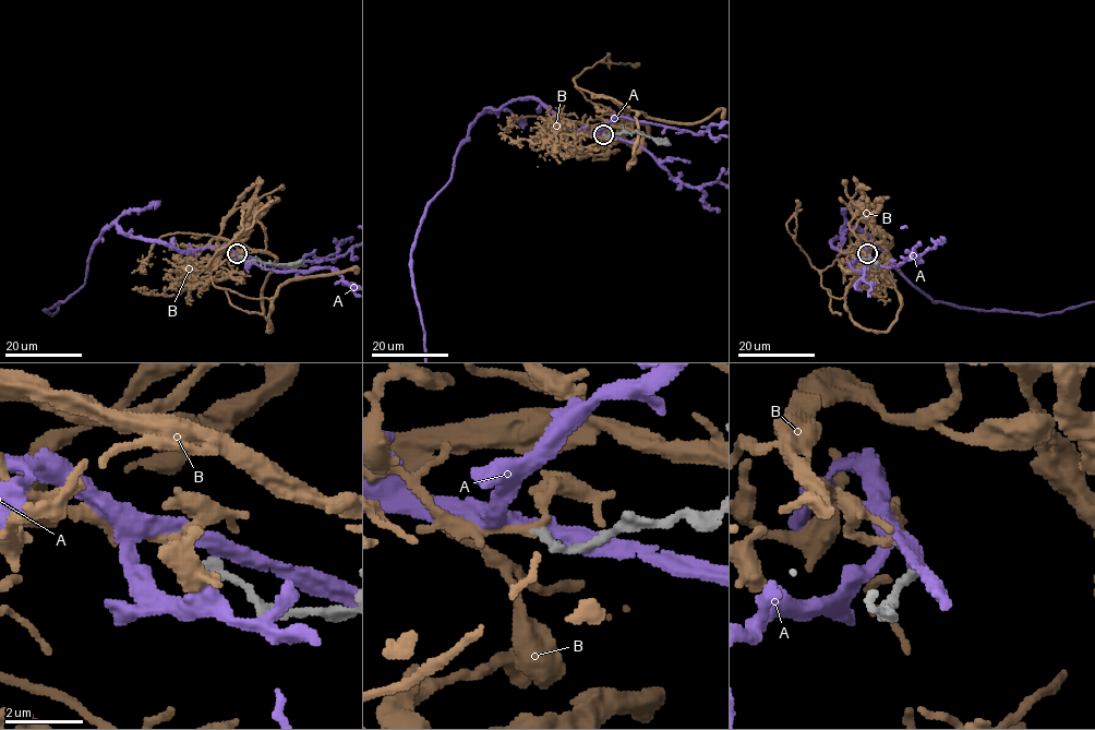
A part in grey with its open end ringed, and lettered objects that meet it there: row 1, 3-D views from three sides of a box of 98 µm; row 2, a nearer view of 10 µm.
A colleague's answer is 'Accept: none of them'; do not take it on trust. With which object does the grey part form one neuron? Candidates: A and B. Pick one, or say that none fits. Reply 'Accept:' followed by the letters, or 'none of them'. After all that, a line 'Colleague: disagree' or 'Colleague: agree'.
Accept: B
Colleague: disagree

